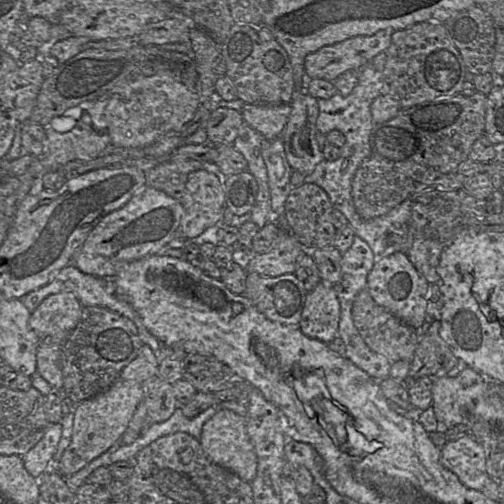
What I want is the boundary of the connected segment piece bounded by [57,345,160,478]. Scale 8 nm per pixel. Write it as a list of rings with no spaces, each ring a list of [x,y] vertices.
[[[142,345],[137,356],[123,368],[107,389],[77,405],[71,443],[57,463],[57,471],[64,478],[81,470],[120,440],[143,400],[144,383],[158,374],[159,361],[157,353],[148,345]]]

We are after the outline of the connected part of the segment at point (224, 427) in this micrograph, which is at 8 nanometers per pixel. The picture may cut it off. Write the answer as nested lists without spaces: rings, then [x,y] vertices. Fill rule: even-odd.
[[[219,409],[203,426],[200,444],[206,455],[216,464],[235,473],[240,479],[251,483],[257,472],[257,456],[246,430],[245,417]]]

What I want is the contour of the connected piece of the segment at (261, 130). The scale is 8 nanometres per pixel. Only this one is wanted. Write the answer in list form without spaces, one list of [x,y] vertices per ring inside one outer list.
[[[245,104],[241,115],[244,123],[258,132],[266,140],[281,136],[290,115],[287,105],[250,105]]]

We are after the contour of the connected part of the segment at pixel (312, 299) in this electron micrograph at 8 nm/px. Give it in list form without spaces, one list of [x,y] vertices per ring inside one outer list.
[[[321,281],[308,292],[298,328],[306,336],[330,343],[337,335],[340,303],[334,285]]]

